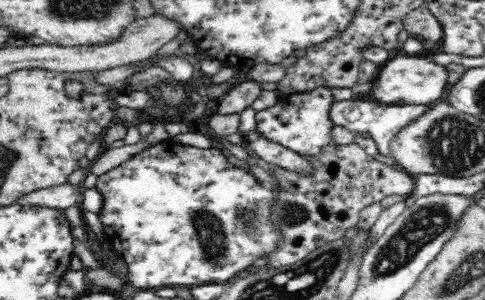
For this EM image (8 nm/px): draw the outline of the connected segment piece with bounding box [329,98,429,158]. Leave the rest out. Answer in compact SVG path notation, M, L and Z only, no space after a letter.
M353 98L332 104L329 112L330 120L333 126L341 126L346 130L354 133L369 132L370 137L378 145L378 152L383 158L389 154L389 142L394 135L406 126L411 120L414 120L419 114L426 109L424 104L412 104L410 106L388 106L365 99Z

